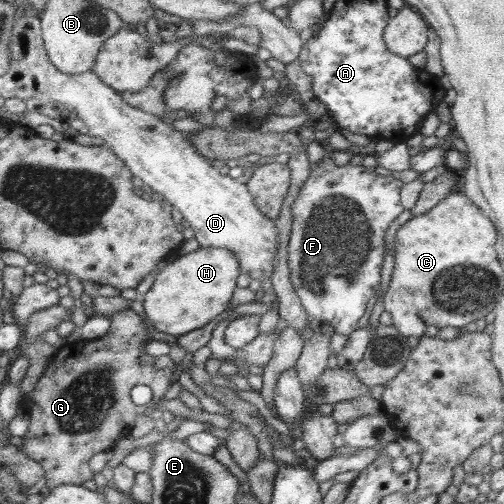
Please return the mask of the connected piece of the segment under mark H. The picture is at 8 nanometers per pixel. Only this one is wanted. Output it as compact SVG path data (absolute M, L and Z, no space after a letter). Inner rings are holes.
M200 247L190 254L180 255L155 276L154 284L142 296L149 325L174 337L202 328L228 310L240 274L238 258L227 248Z

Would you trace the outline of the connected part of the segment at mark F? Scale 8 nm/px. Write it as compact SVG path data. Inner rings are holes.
M326 154L300 188L300 196L294 201L291 211L294 225L288 254L290 283L307 315L322 320L326 327L330 326L331 333L350 336L357 330L368 300L380 289L386 232L390 223L405 210L400 199L402 186L402 180L392 175L381 176L367 171L362 165L336 165L331 155Z

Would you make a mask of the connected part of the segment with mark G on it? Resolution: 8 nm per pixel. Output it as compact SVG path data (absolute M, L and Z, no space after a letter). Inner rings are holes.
M130 308L114 312L108 318L111 320L110 329L103 338L79 344L66 343L58 349L44 369L37 388L26 394L23 401L29 413L30 424L19 448L26 456L42 465L49 489L60 484L82 485L87 480L93 480L95 473L88 465L90 458L107 448L113 449L114 443L126 436L136 416L160 406L164 394L177 380L175 368L154 368L156 357L148 355L143 349L144 341L149 342L151 337L137 312ZM138 384L150 386L153 392L151 401L146 405L136 405L130 398L130 390Z

